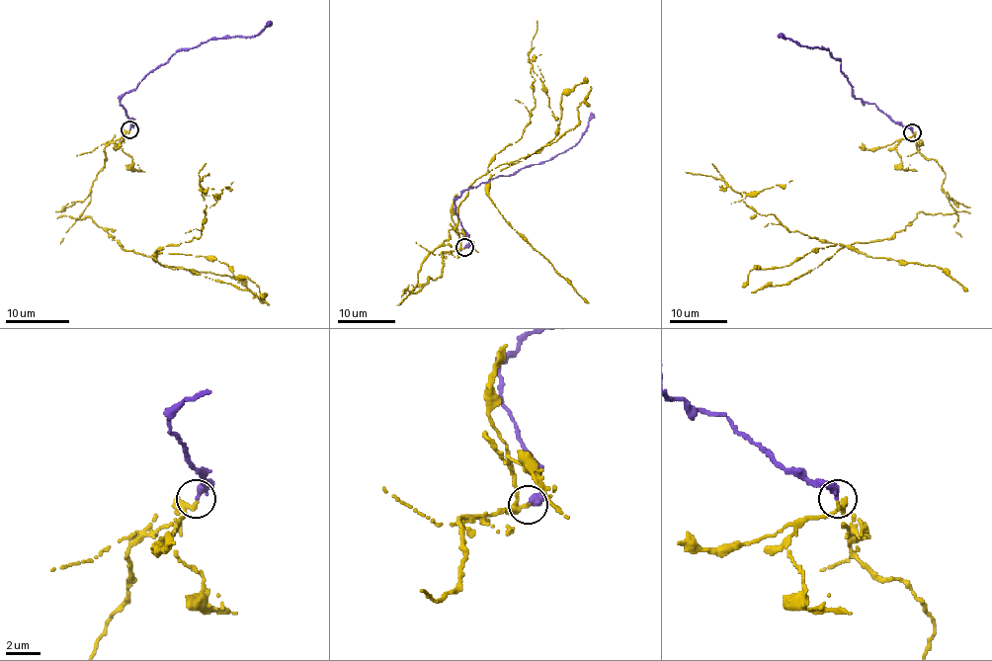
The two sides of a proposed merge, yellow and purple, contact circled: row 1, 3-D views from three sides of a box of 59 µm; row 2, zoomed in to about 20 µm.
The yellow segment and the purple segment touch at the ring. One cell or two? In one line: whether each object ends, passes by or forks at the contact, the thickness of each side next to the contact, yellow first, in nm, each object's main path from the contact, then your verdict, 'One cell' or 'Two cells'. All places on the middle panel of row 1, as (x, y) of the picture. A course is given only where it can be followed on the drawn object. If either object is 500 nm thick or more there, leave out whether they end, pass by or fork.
At the ring yellow passes by. At the ring purple ends. Thickness 240 nm (yellow) against 360 nm. Course of yellow: (464, 248), (444, 251), (443, 273), (401, 301), (456, 224), (468, 187), (530, 123), (533, 71), (558, 127). Course of purple: (464, 248), (468, 238), (455, 213), (455, 200), (499, 175), (552, 159), (570, 149), (580, 139), (592, 113). Two cells

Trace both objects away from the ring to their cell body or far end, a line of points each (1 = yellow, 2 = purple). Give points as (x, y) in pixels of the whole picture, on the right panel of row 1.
1: (913, 132), (966, 210), (919, 212), (889, 238), (839, 249), (736, 192), (792, 181)
2: (913, 132), (873, 104), (854, 95), (852, 86), (840, 70), (840, 61), (829, 49), (804, 46), (778, 34)

